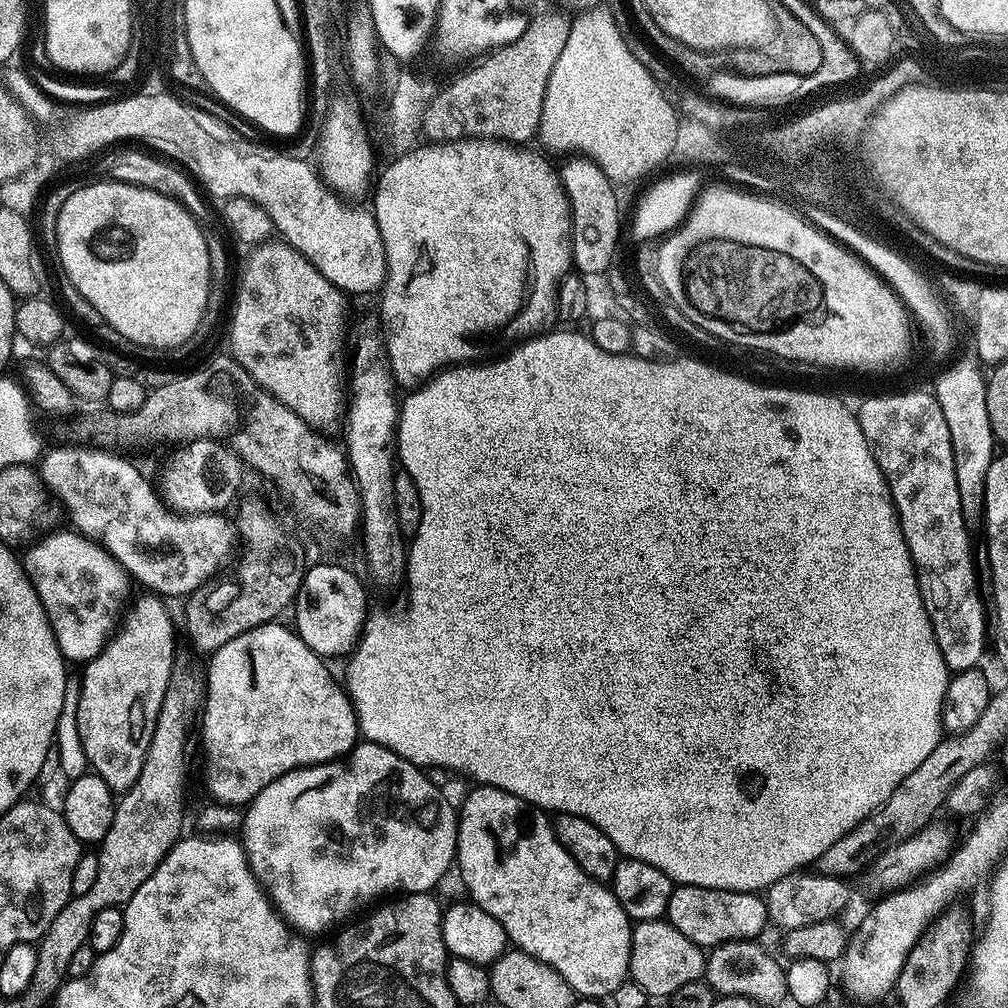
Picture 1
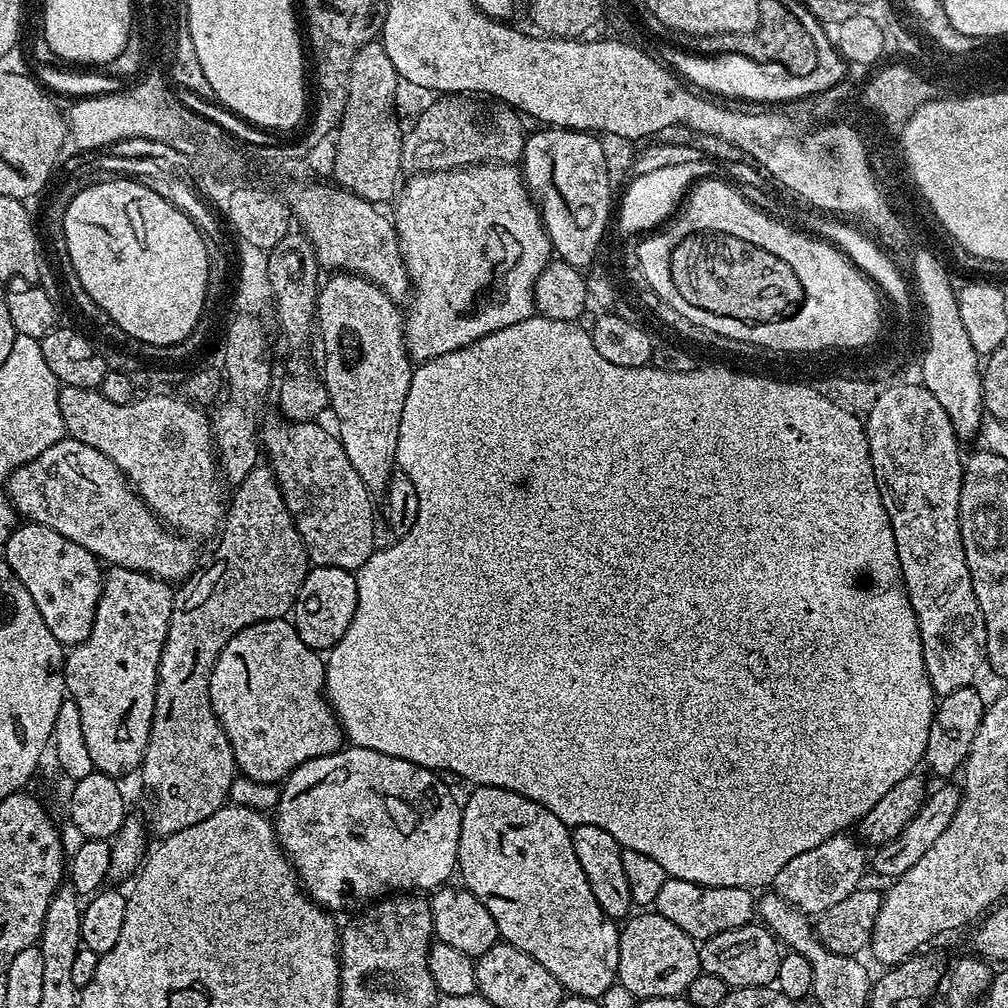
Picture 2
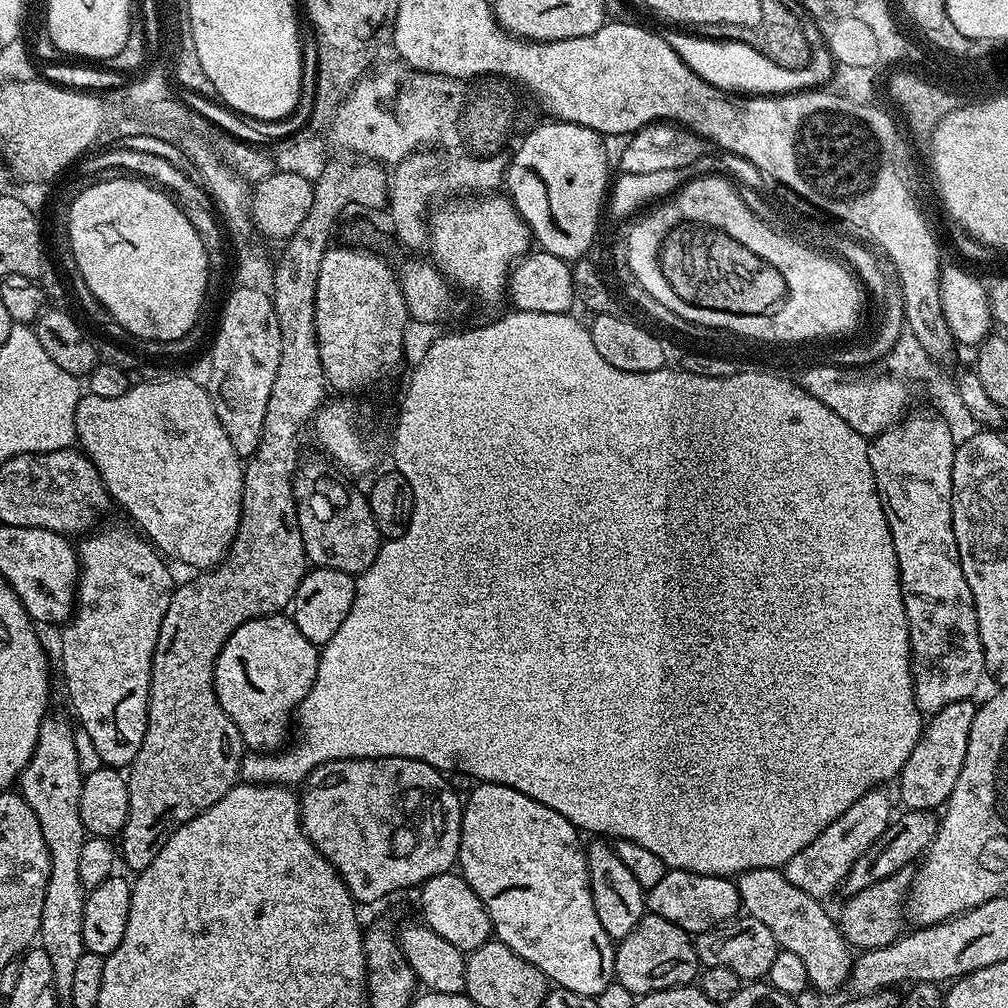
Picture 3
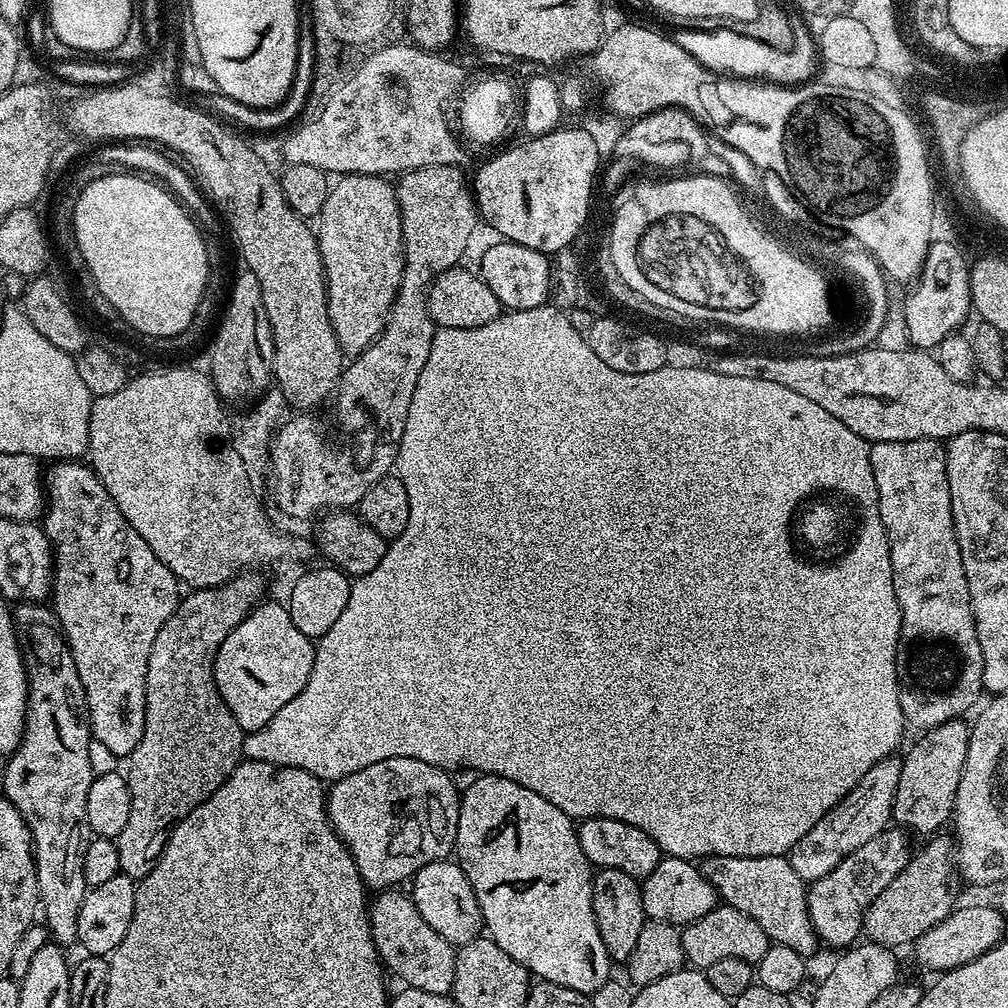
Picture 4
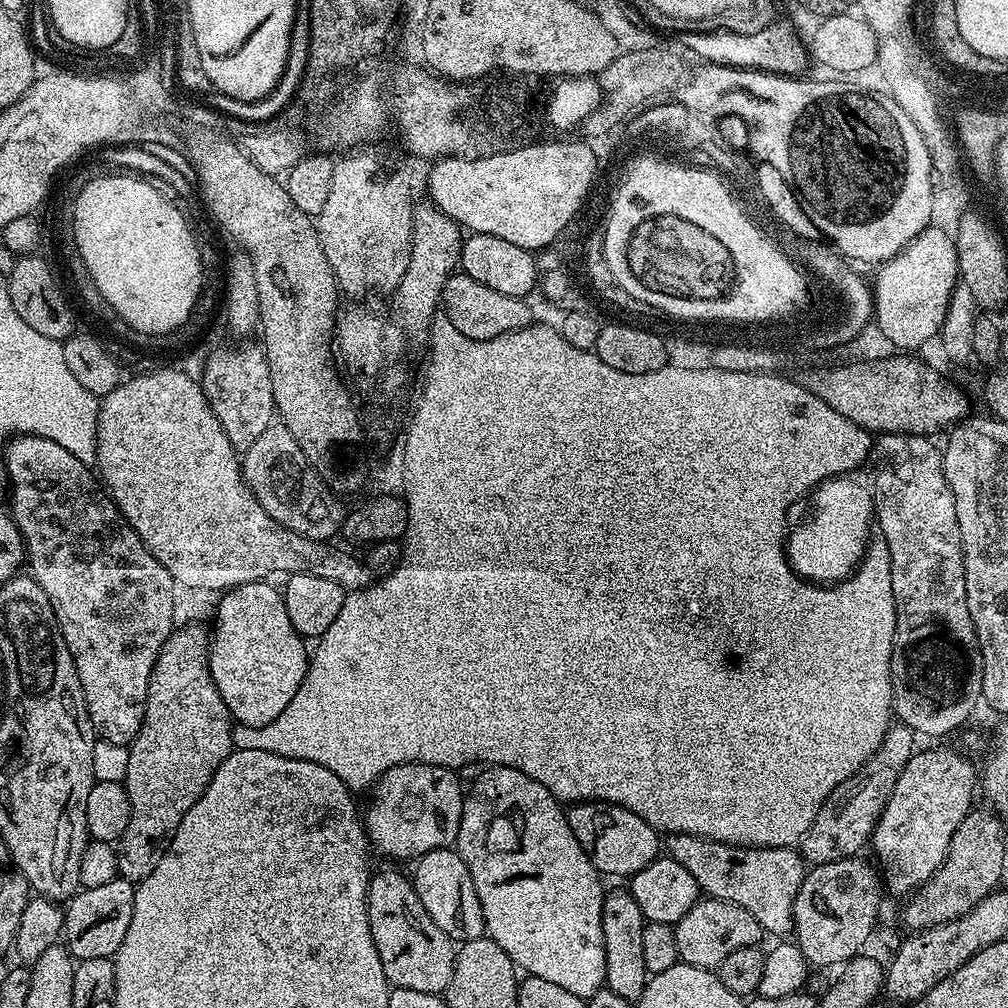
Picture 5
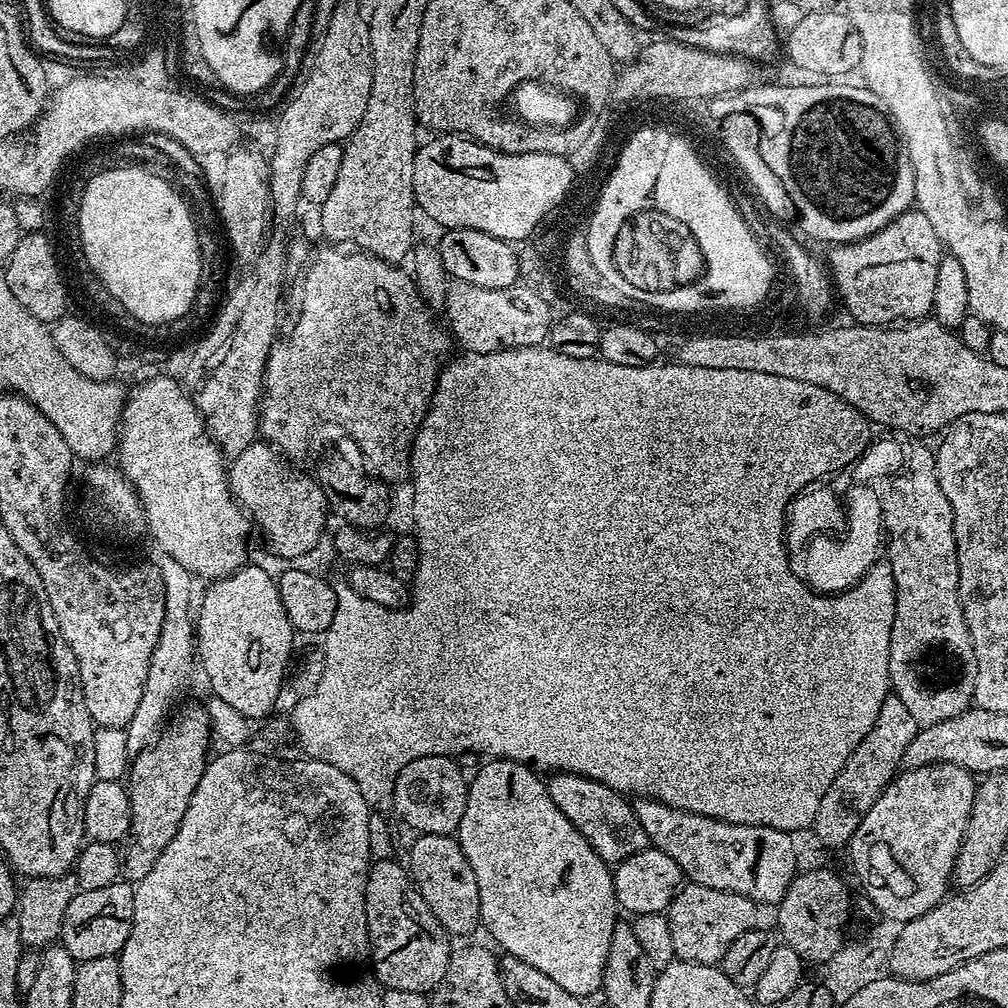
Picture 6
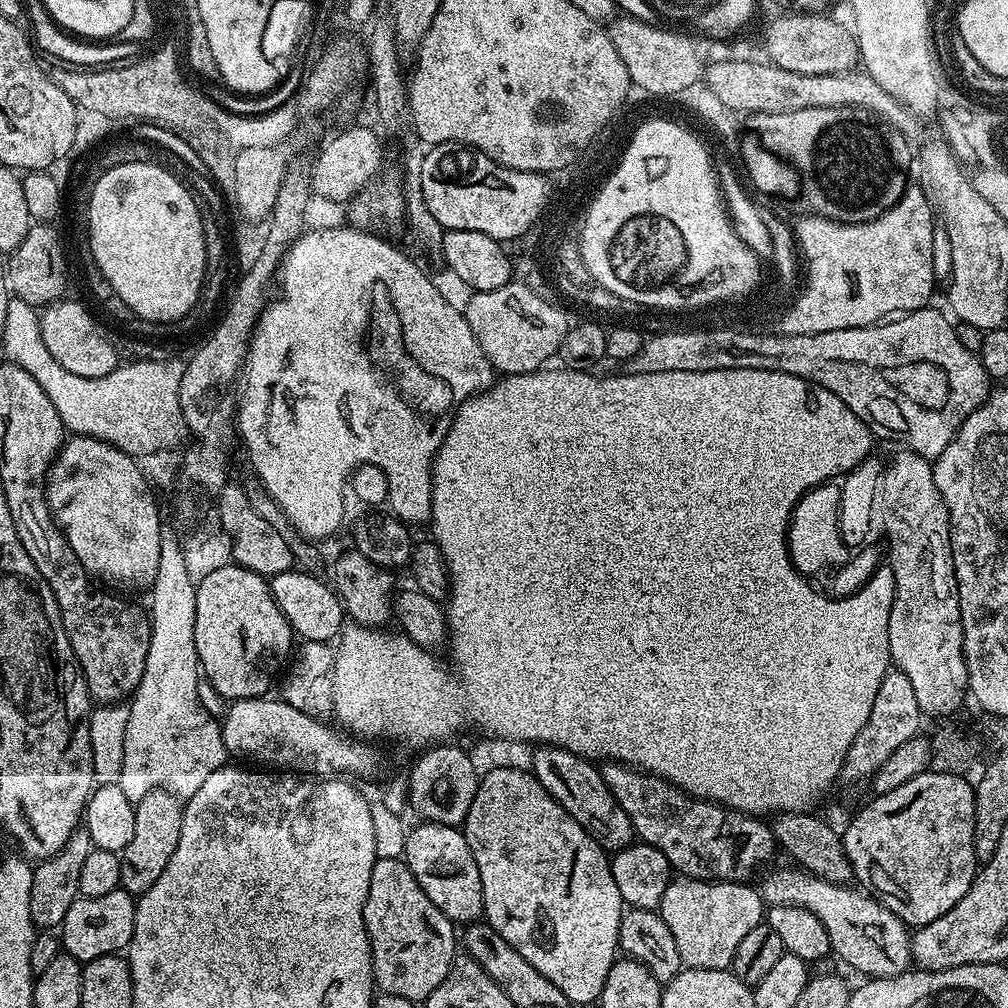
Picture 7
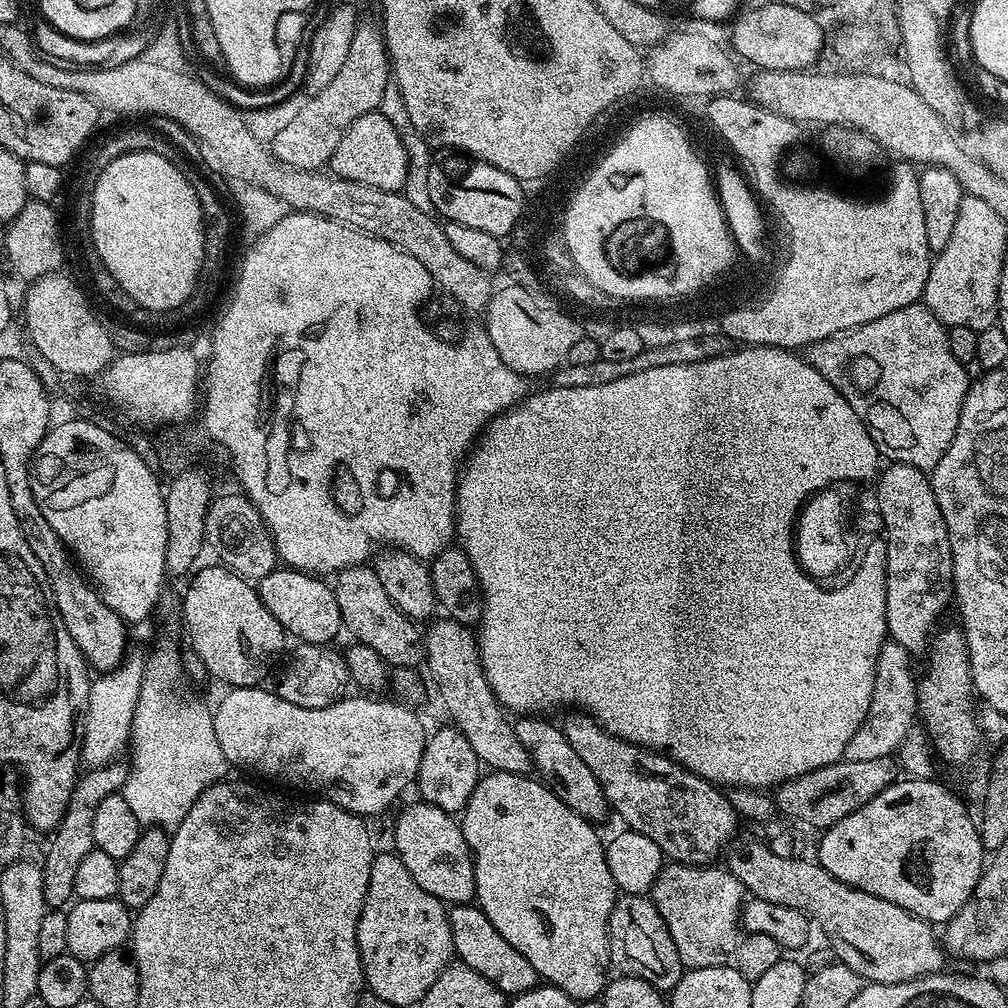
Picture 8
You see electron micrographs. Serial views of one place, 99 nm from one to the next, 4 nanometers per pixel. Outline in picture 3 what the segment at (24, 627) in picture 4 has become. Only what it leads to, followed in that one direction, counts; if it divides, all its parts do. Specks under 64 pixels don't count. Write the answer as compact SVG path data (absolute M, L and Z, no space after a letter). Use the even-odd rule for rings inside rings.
M49 714L38 730L38 742L30 762L22 770L18 791L34 810L38 826L42 826L42 838L50 850L50 882L46 886L46 902L42 902L42 922L38 937L39 947L50 954L50 966L54 966L54 986L61 1001L70 1001L70 985L78 958L86 950L82 938L82 910L86 890L82 878L78 878L78 861L86 839L84 823L80 817L80 799L85 773L78 766L78 750L74 750L74 724L64 716Z

